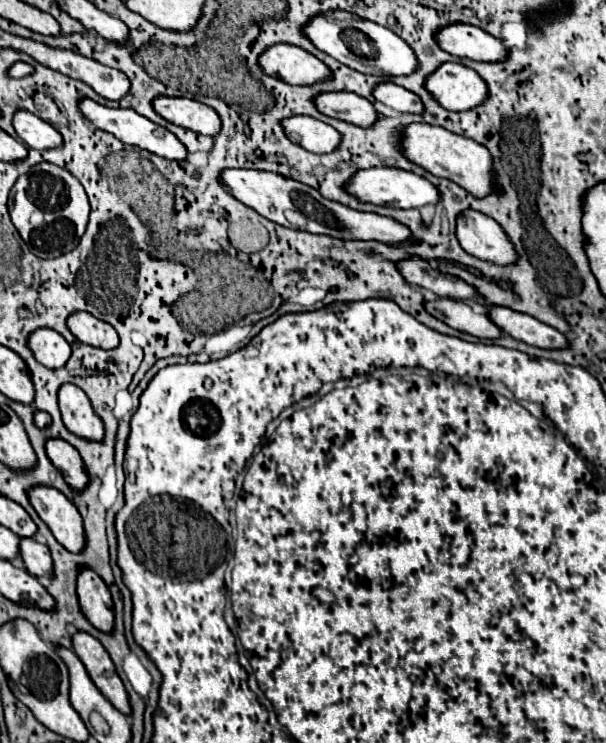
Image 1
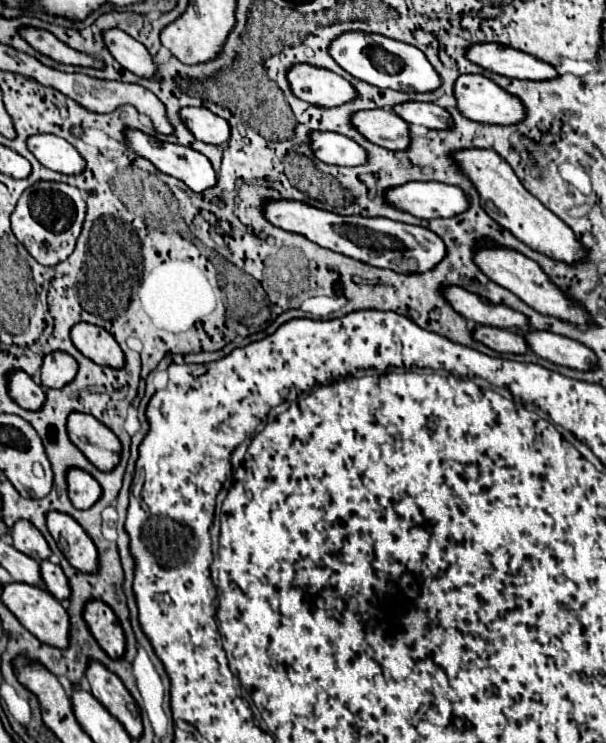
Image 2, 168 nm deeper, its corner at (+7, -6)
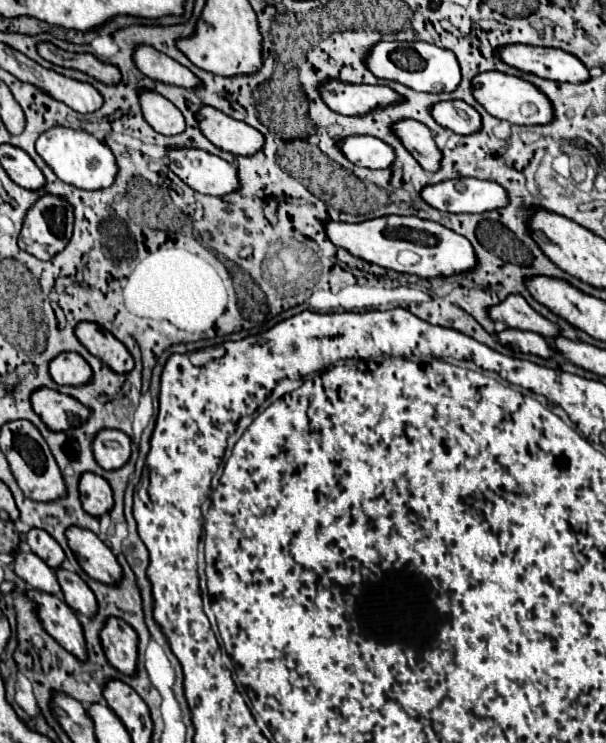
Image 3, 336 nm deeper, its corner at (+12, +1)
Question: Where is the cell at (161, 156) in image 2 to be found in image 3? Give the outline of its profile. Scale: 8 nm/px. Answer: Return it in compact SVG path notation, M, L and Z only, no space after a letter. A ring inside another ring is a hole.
M172 148L166 156L170 160L170 170L182 176L182 180L196 192L226 196L240 190L236 166L228 164L220 156L208 154L198 148Z

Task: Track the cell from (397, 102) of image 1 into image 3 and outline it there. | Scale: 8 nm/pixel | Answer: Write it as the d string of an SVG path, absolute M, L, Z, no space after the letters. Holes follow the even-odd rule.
M462 100L438 102L432 106L430 112L440 126L450 128L456 134L474 134L482 126L480 112L476 112L470 104L466 104Z

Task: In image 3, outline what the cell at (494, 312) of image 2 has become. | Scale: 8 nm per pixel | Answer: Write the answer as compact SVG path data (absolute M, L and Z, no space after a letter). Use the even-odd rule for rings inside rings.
M514 294L508 296L504 302L500 302L498 306L490 308L490 318L494 322L502 322L510 328L518 328L518 330L530 330L536 334L542 334L546 338L556 338L560 336L560 328L550 322L548 318L544 318L542 314L538 314L522 296Z

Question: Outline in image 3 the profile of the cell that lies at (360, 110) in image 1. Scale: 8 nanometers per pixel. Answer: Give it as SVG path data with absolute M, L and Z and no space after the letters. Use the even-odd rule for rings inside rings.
M402 120L402 122L396 122L392 128L424 170L428 172L440 170L442 154L438 144L434 142L434 132L428 126L416 120Z

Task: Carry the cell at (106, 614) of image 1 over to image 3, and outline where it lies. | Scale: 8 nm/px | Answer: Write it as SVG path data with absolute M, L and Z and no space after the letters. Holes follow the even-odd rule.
M108 618L100 636L108 662L122 674L136 674L138 664L136 632L124 620Z

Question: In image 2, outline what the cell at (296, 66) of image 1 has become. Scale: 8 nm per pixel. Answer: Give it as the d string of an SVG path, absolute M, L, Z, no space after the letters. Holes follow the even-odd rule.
M309 63L291 65L285 77L295 97L319 107L335 107L355 97L355 89L343 77Z

